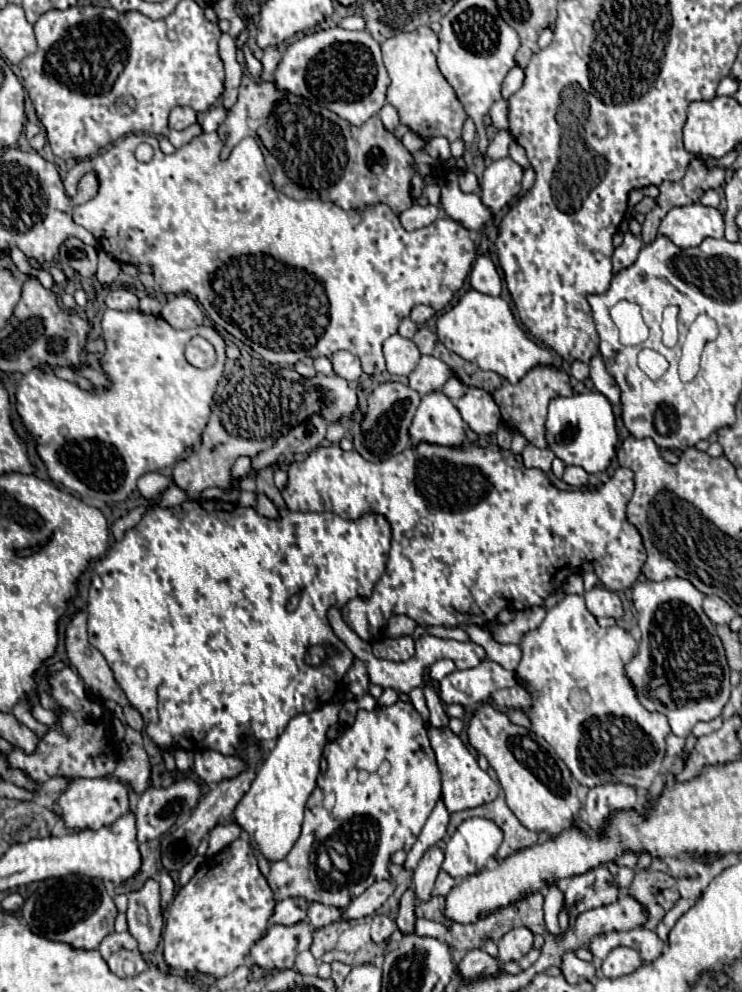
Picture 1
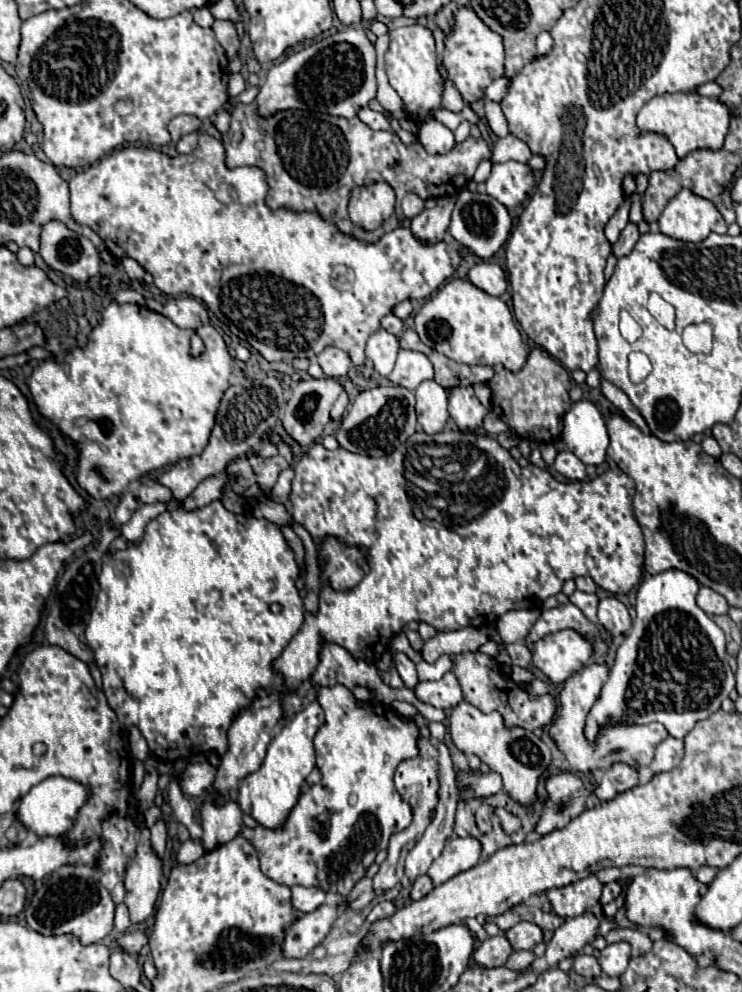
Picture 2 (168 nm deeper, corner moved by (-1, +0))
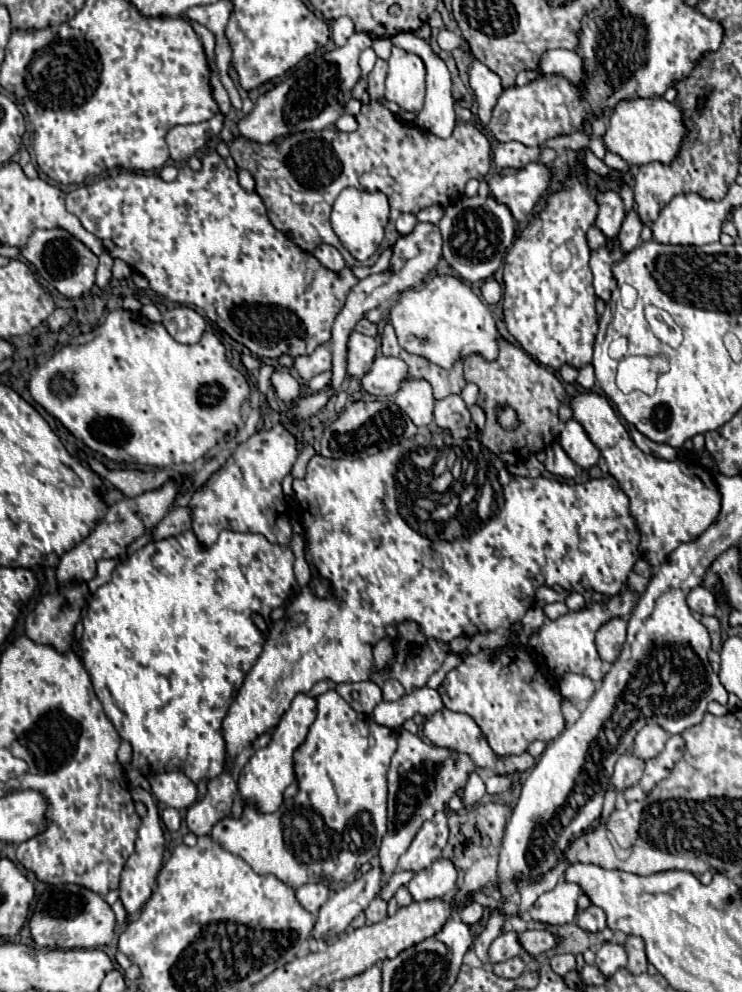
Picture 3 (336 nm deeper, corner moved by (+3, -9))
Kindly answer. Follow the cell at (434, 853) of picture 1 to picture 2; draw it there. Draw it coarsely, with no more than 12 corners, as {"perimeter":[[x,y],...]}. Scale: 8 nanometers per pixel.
{"perimeter":[[436,741],[440,801],[432,823],[406,857],[406,877],[428,873],[454,827],[456,771]]}

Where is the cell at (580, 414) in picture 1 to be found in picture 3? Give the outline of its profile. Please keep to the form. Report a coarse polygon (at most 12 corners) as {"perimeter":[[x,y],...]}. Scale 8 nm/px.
{"perimeter":[[574,418],[560,446],[580,468],[598,462],[598,448]]}

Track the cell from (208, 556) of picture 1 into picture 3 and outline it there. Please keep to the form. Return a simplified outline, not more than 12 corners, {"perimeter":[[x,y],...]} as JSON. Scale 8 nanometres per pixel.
{"perimeter":[[260,534],[148,542],[80,642],[144,776],[226,766],[222,720],[296,586]]}

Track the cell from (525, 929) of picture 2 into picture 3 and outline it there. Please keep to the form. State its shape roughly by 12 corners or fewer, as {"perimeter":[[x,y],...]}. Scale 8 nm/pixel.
{"perimeter":[[526,930],[520,944],[538,956],[558,944],[550,930]]}

